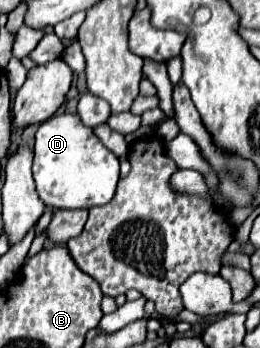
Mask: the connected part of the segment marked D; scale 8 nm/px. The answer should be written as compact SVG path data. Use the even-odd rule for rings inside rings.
M61 113L39 125L35 135L33 179L39 197L53 209L89 209L105 205L115 195L119 181L119 159L105 151L103 143L85 127L79 115Z

